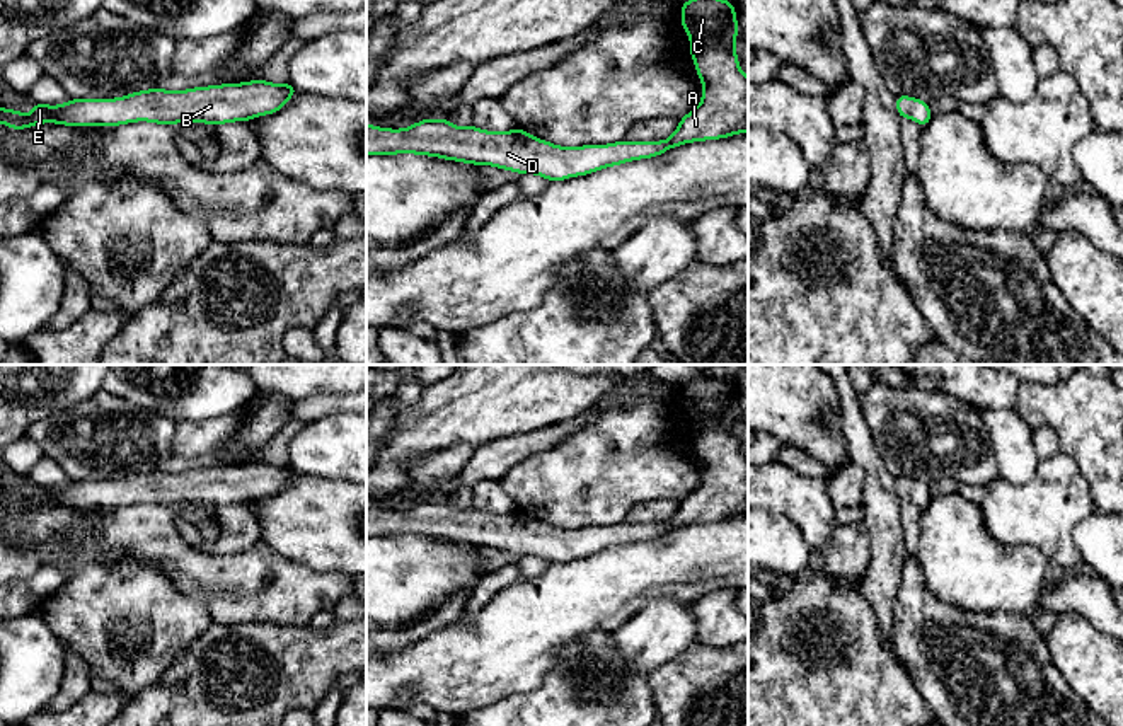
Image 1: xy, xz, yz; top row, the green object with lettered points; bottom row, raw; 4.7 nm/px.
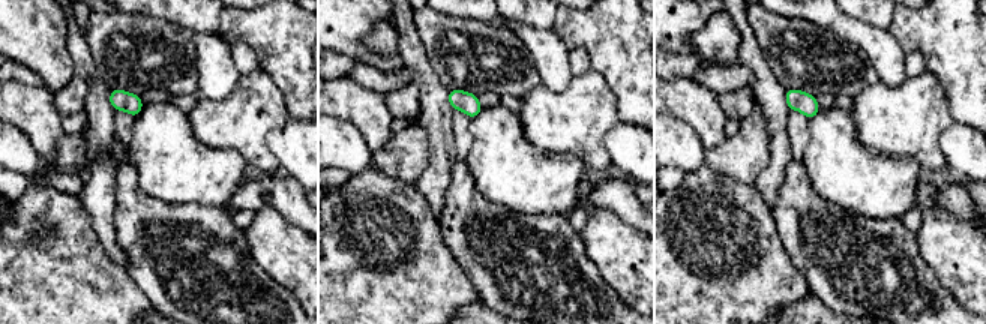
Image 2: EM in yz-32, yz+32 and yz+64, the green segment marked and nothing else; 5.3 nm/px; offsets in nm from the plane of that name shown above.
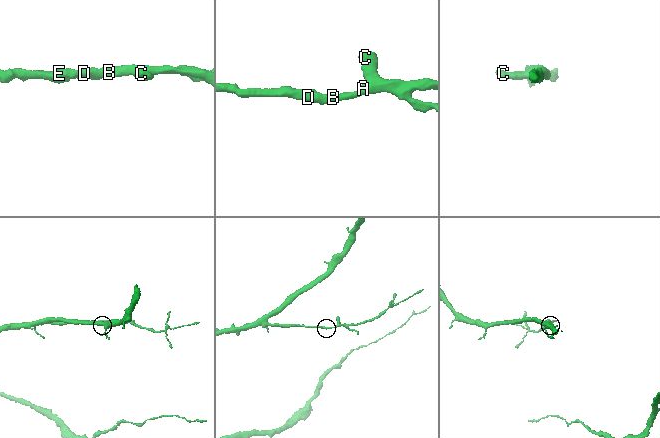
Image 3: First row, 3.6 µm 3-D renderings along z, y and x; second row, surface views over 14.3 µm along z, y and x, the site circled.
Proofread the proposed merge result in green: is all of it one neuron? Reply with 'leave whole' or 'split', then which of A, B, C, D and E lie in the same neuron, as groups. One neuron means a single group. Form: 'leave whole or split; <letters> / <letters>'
leave whole; A B C D E

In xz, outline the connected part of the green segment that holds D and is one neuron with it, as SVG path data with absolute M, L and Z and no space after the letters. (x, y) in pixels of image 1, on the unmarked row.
M702 375L682 385L682 409L690 418L690 435L704 467L700 486L680 501L677 513L665 523L617 523L612 527L585 527L564 530L533 520L523 511L506 515L484 513L475 508L458 510L445 501L423 501L411 510L387 511L366 506L366 537L416 535L433 537L467 545L486 545L520 556L537 556L547 562L562 562L574 557L586 557L598 550L619 547L629 542L661 537L668 530L702 521L726 520L748 513L748 458L741 455L734 435L738 404L733 383Z

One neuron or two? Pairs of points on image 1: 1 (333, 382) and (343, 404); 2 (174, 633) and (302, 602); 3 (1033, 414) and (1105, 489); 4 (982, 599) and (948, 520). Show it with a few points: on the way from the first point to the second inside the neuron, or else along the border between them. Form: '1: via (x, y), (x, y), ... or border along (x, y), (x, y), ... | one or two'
1: border along (348, 394), (317, 394), (299, 401) | two
2: border along (183, 593), (196, 599), (213, 621) | two
3: via (1057, 418), (1105, 466) | one
4: via (980, 580), (958, 558), (953, 539) | one

